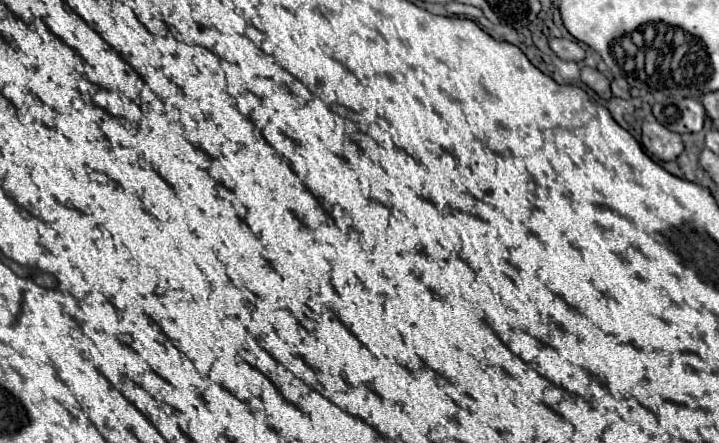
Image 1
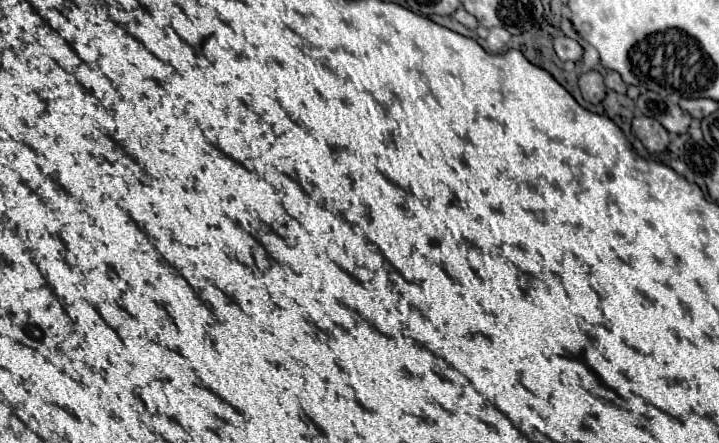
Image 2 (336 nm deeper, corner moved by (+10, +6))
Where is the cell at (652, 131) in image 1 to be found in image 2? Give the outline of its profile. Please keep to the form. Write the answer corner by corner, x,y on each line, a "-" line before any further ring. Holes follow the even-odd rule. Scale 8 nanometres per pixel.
637,116
633,118
631,128
649,152
663,152
669,146
669,132
665,132
665,128
653,118

